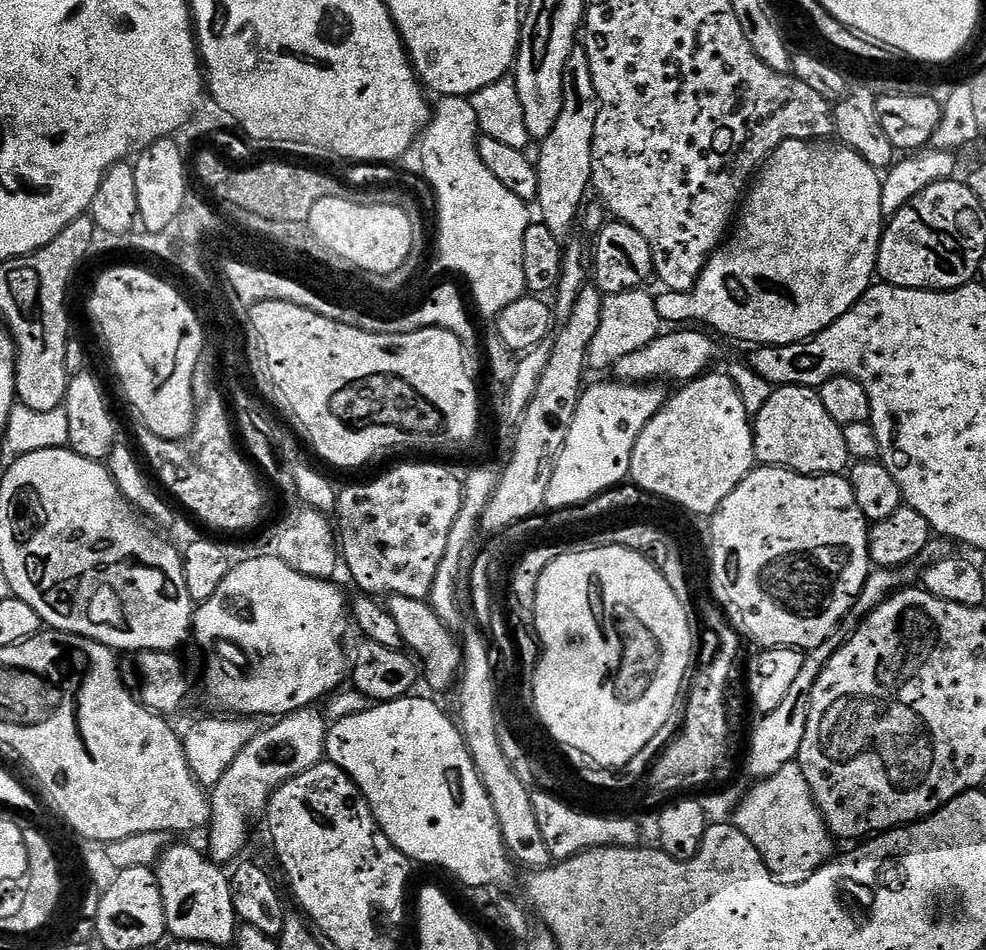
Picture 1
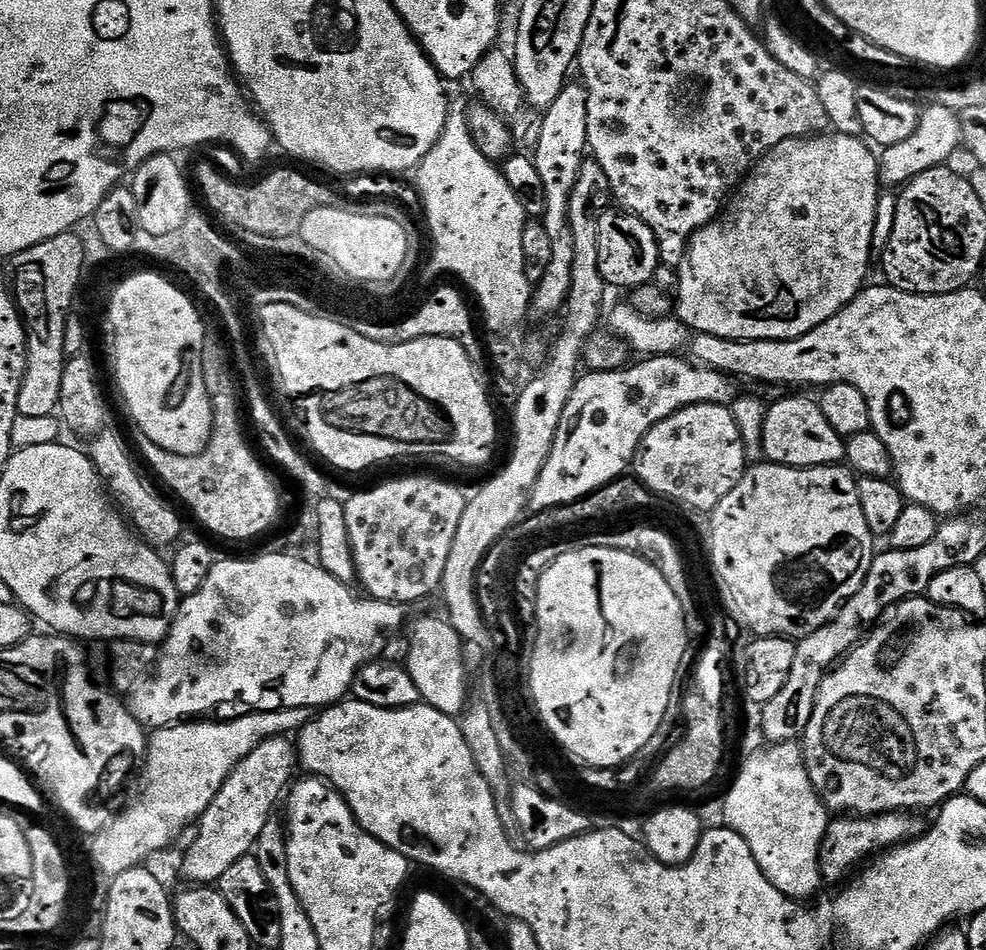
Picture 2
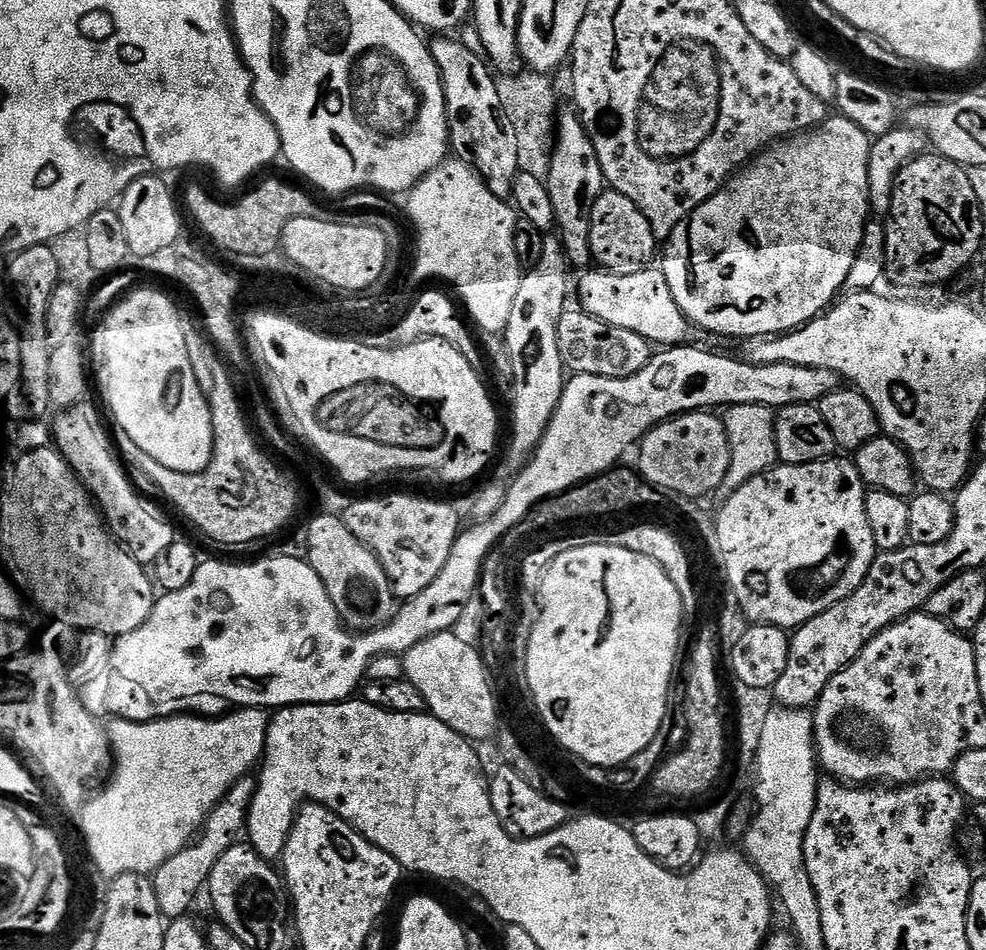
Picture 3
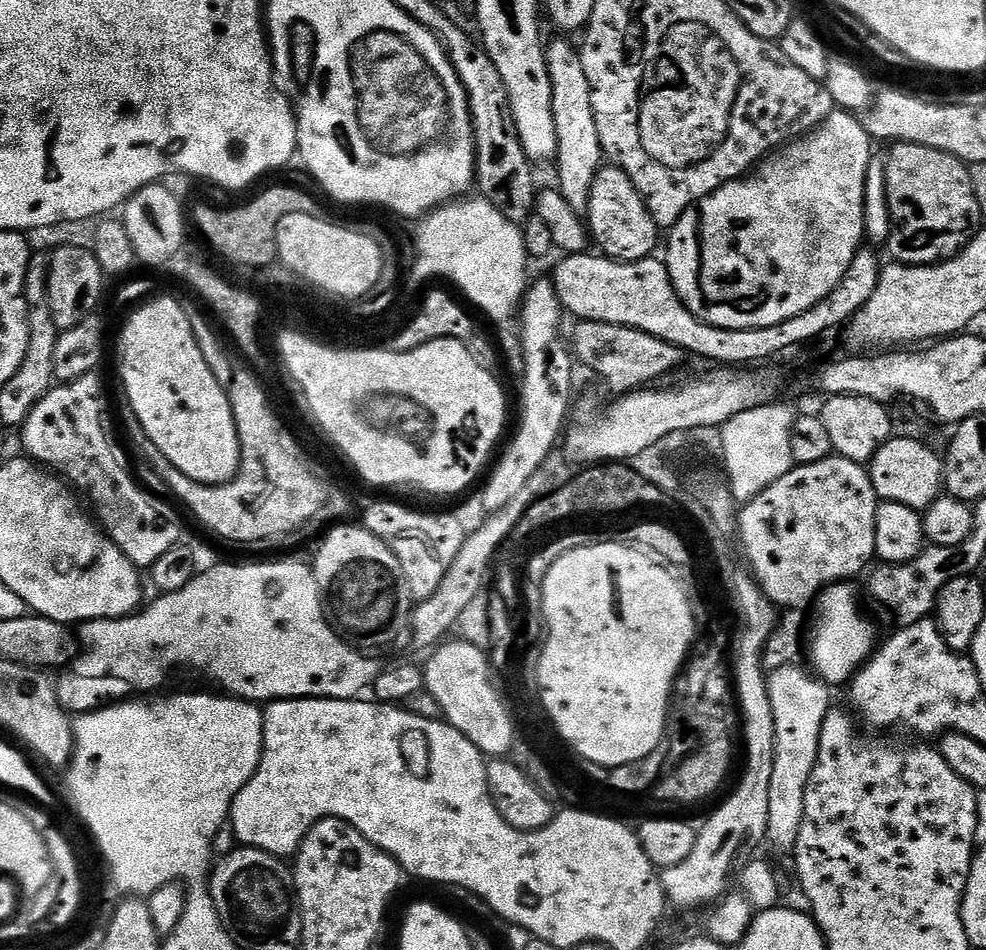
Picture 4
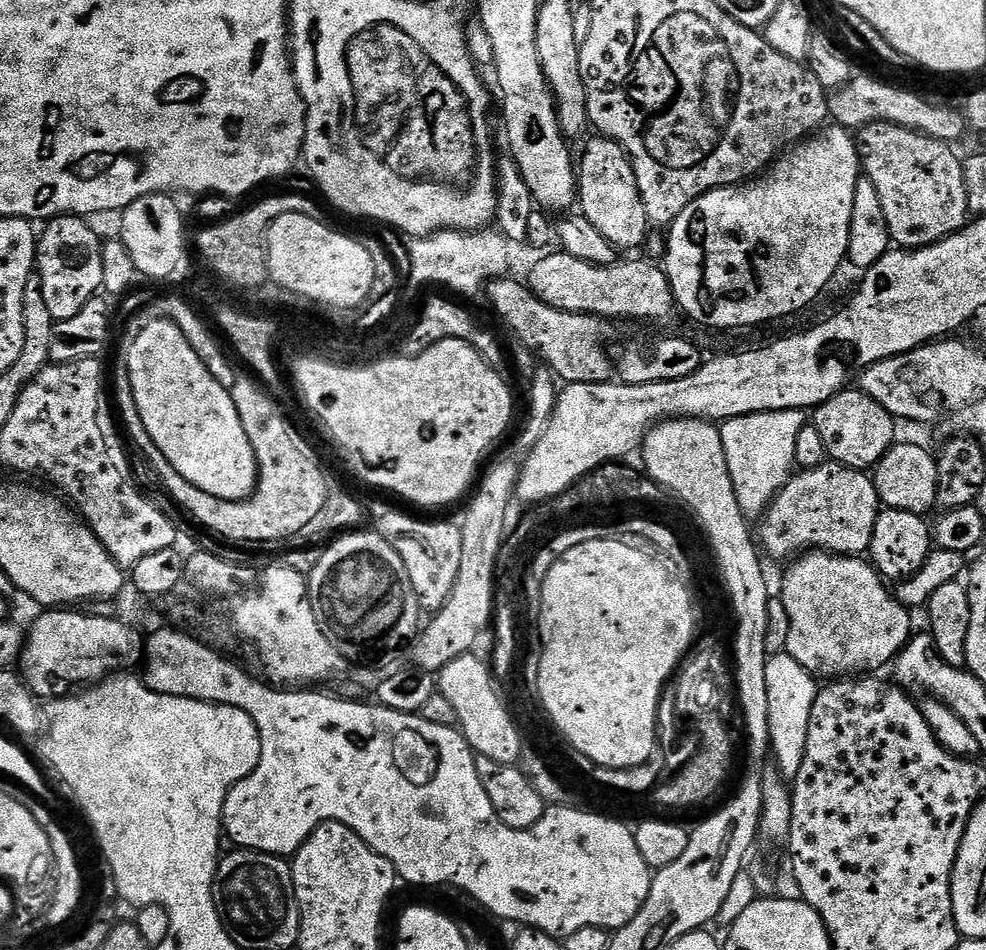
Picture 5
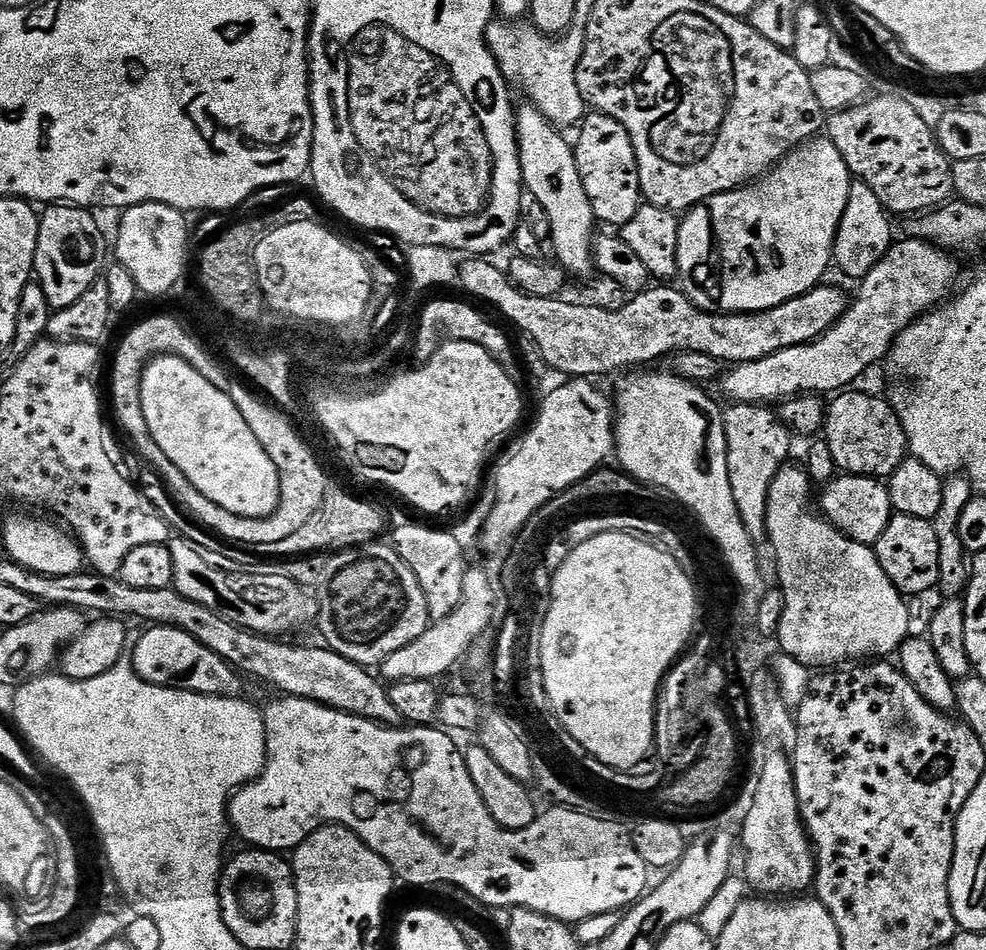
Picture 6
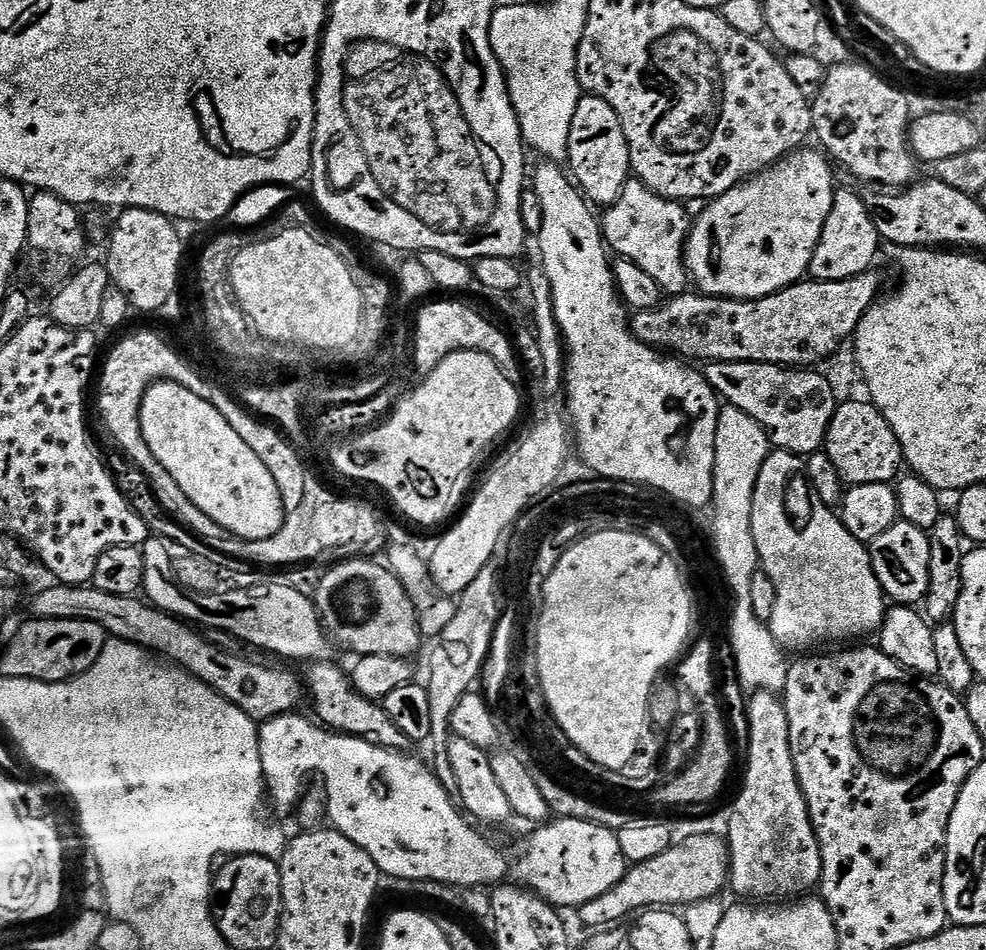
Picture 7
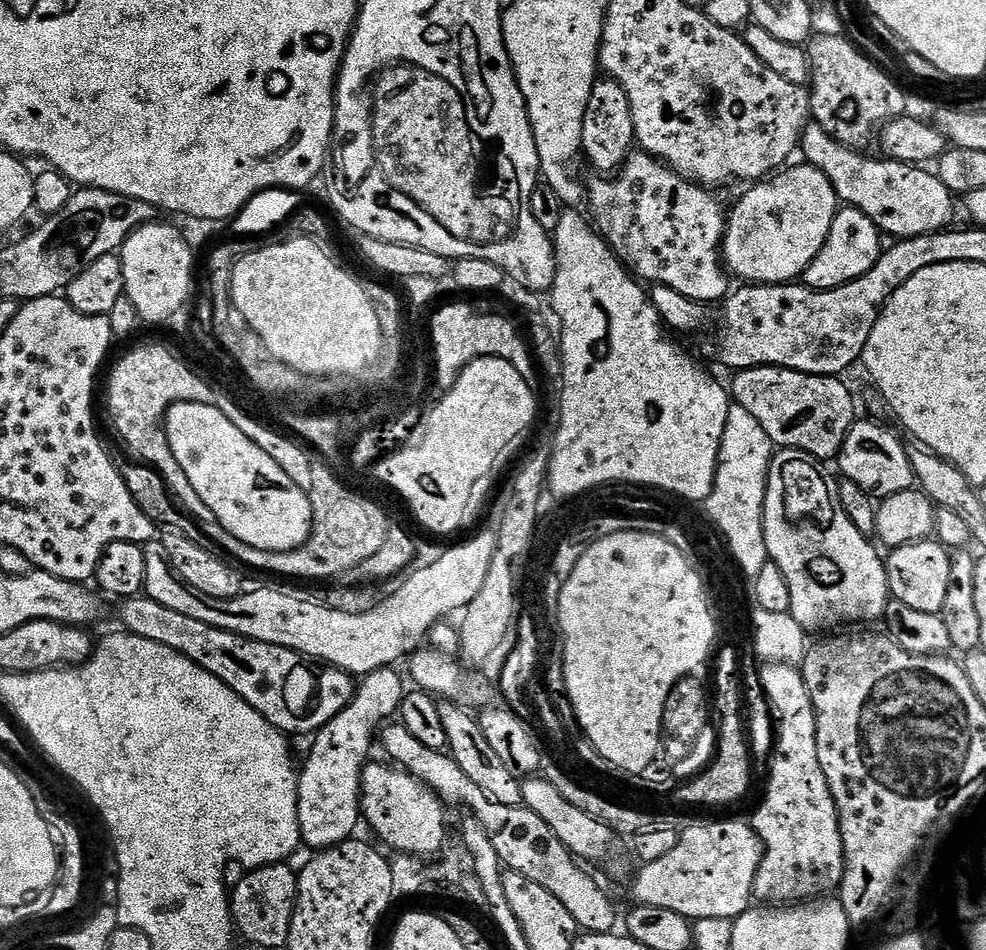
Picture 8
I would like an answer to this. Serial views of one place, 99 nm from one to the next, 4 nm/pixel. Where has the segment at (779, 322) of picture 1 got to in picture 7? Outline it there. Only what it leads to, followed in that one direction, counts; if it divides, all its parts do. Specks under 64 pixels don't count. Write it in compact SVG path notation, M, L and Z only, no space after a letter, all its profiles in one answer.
M808 147L789 152L764 171L748 177L726 194L715 197L697 220L695 217L688 234L688 243L684 245L684 264L688 268L691 283L697 284L695 287L703 295L757 300L781 292L791 284L798 284L809 275L808 267L822 238L826 218L830 218L830 206L836 197L838 184L832 181L833 165L829 157L815 147Z

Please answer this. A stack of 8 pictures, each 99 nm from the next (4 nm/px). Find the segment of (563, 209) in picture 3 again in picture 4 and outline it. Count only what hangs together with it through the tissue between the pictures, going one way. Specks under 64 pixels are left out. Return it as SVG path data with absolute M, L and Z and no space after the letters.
M560 38L546 48L548 57L548 73L552 83L552 105L554 106L554 130L558 134L558 146L554 157L554 167L557 172L557 182L562 198L576 212L584 214L588 211L590 202L590 190L594 186L594 178L600 172L605 163L604 147L598 138L598 122L594 122L594 106L590 102L590 81L586 79L586 70L582 70L582 58L580 57L577 45L571 44L571 39Z

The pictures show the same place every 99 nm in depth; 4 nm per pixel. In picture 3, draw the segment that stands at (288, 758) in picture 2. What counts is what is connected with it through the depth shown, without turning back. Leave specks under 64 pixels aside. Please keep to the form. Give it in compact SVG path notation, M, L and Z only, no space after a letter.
M251 779L239 780L205 820L202 829L204 840L197 839L156 869L151 881L158 897L158 906L162 906L165 921L183 920L191 913L188 911L199 898L200 892L202 896L205 891L210 874L222 854L226 854L226 850L230 850L233 844L241 839L248 823L248 810L252 805L253 793L254 784Z

